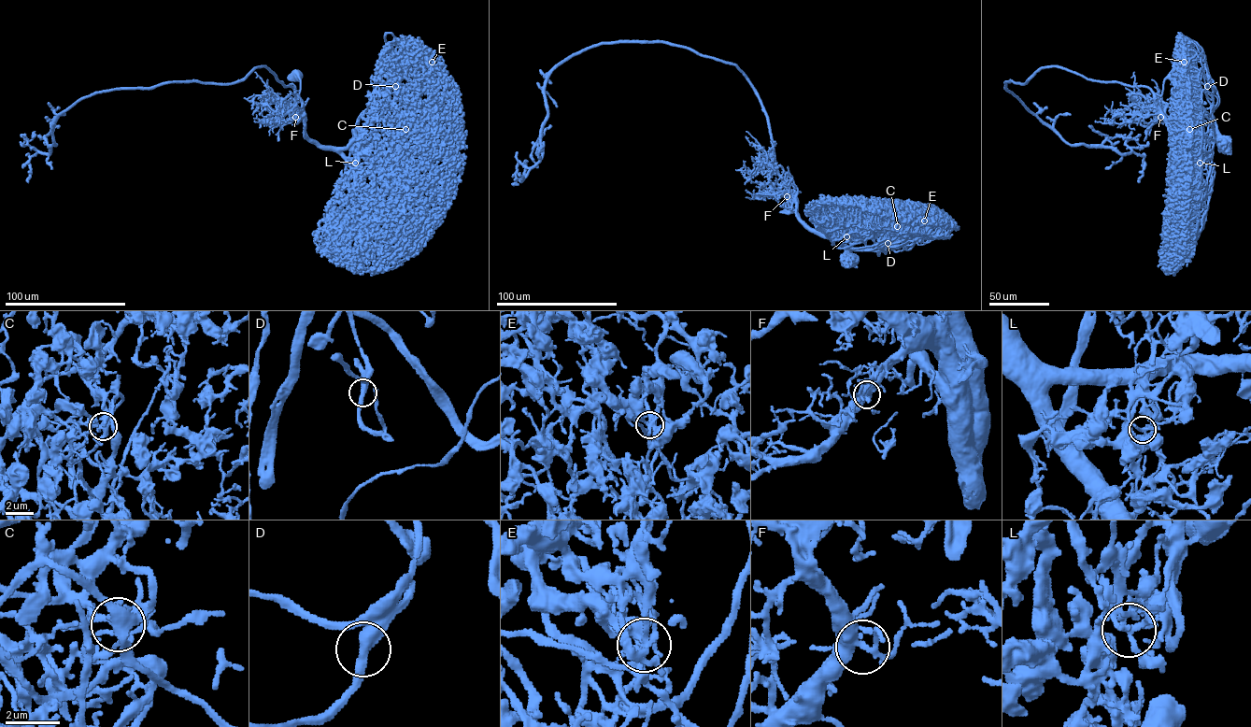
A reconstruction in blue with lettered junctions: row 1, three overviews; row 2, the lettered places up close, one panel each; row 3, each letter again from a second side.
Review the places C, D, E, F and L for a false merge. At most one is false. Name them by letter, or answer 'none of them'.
L

